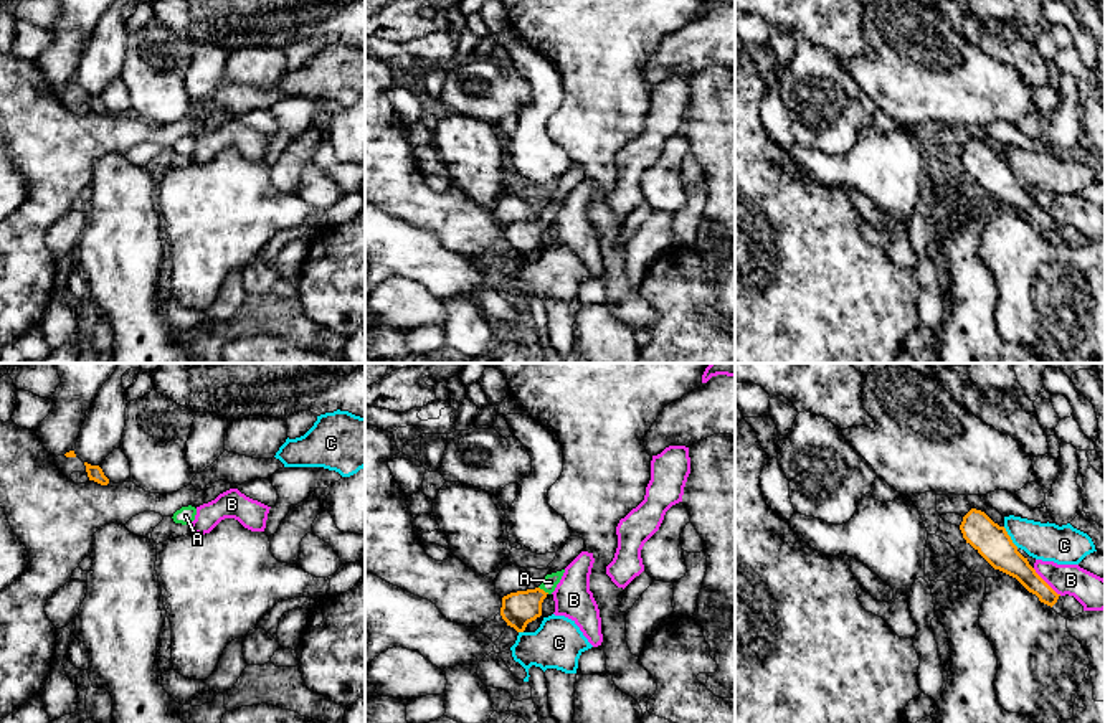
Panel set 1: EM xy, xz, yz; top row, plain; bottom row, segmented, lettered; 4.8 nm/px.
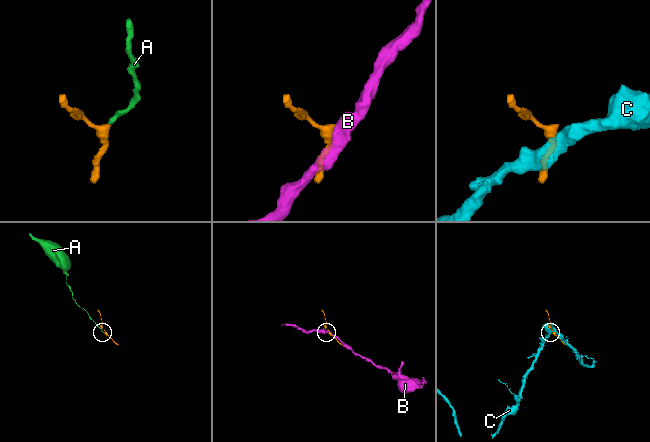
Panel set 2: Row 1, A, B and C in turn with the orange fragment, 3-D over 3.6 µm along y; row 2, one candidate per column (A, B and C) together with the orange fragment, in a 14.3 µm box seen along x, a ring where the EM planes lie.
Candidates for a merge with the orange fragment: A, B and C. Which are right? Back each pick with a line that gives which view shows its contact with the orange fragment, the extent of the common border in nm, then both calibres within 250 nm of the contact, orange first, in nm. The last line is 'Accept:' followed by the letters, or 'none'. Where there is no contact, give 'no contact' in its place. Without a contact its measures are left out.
A: contact in xz; length 70 nm; calibres 160 and 70 nm
Accept: A

